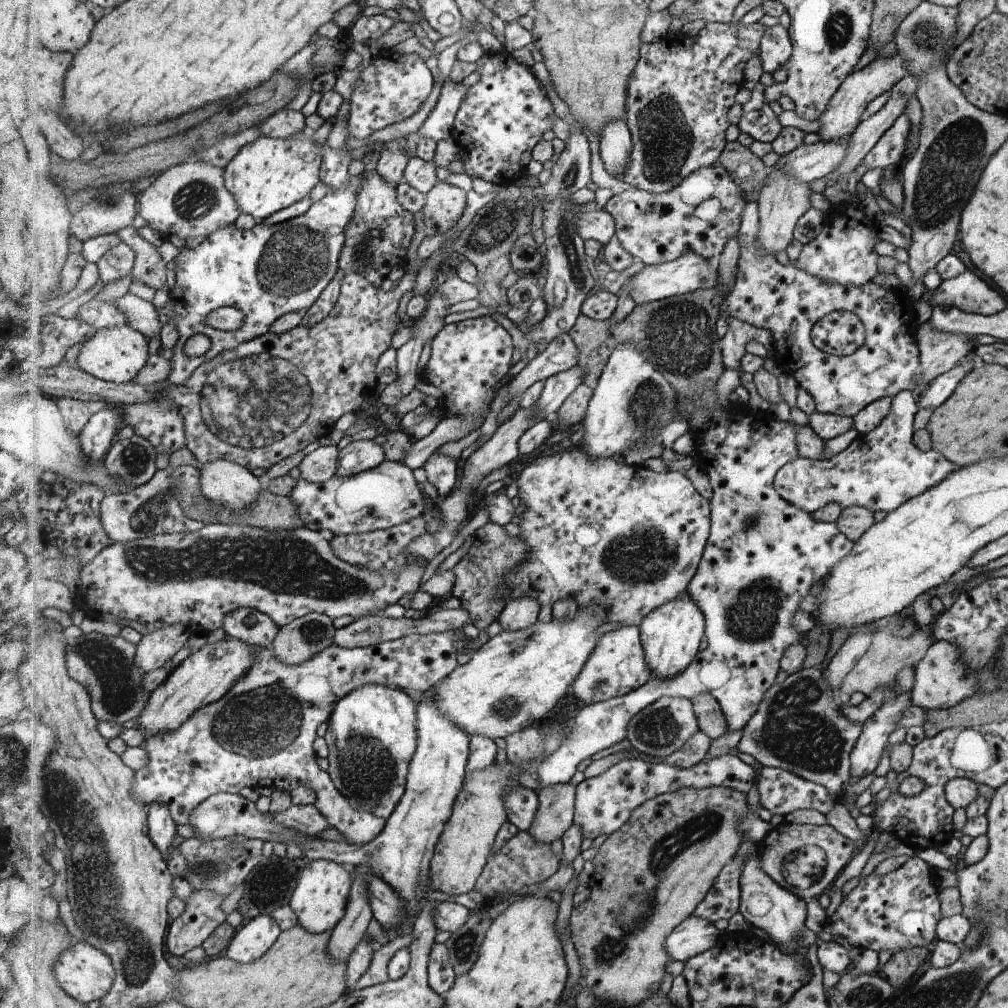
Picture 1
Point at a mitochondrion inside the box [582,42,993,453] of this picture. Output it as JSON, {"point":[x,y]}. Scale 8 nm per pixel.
{"point":[949,164]}

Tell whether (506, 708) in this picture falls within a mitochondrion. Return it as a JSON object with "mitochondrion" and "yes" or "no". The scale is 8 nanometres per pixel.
{"mitochondrion":"yes"}

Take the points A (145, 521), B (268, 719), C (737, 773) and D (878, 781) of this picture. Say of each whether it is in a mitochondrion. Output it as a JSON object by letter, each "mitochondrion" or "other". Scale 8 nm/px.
{"A":"mitochondrion","B":"mitochondrion","C":"other","D":"other"}

